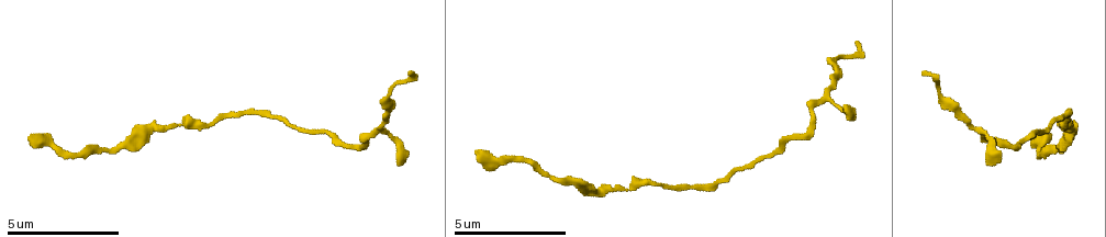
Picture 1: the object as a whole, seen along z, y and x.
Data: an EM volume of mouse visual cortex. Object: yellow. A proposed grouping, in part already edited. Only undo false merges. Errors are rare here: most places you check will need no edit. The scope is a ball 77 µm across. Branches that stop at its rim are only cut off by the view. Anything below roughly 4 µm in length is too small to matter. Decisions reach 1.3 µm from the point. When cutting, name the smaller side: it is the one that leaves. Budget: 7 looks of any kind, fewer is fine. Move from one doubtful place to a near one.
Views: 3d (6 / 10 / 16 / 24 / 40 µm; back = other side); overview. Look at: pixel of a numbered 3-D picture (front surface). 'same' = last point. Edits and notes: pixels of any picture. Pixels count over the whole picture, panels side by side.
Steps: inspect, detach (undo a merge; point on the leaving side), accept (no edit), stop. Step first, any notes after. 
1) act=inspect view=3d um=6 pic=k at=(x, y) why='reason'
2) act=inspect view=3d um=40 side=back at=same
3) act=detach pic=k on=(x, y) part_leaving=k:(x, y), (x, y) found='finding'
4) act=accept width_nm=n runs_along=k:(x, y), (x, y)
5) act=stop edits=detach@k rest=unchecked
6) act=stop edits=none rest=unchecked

act=inspect view=3d um=10 pic=1 at=(633, 182) why='calibre changes'

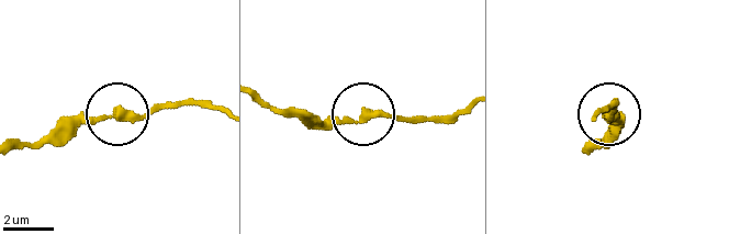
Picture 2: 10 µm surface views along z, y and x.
act=accept width_nm=300 runs_along=2:(201, 106), (60, 119) found='all the same cell'

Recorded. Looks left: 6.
act=inspect view=3d um=10 pic=1 at=(71, 157) why='thick turns thin'

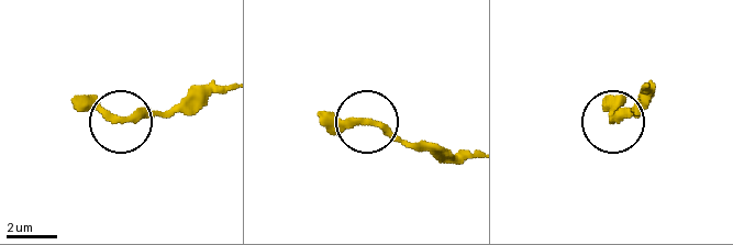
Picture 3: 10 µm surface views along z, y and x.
act=accept width_nm=290 runs_along=3:(467, 152), (423, 152), (368, 122) found='continuous, no second cell'

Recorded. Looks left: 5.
act=inspect view=3d um=6 pic=1 at=(775, 154) why='thick turns thin'

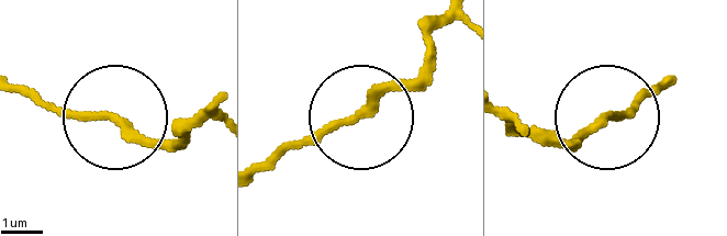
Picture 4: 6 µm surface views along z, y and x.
act=accept runs_along=4:(662, 86), (579, 138), (544, 138) found='all the same cell'

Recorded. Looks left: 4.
act=inspect view=3d um=6 pic=1 at=(953, 102) why='thick turns thin'

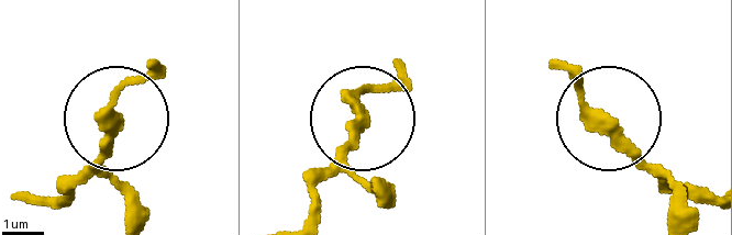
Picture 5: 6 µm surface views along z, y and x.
act=accept width_nm=300 runs_along=5:(703, 188), (662, 174), (561, 62) found='all the same cell'

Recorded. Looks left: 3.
act=stop edits=none rest=unchecked

